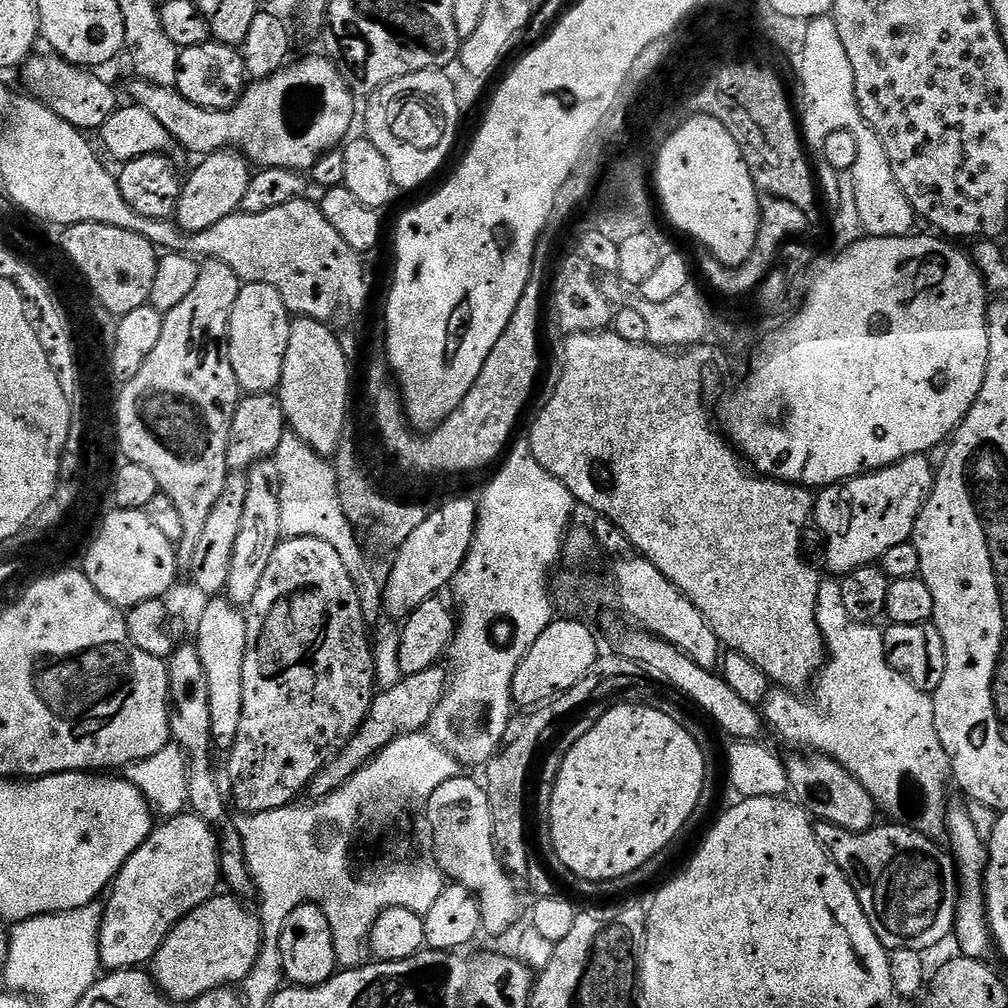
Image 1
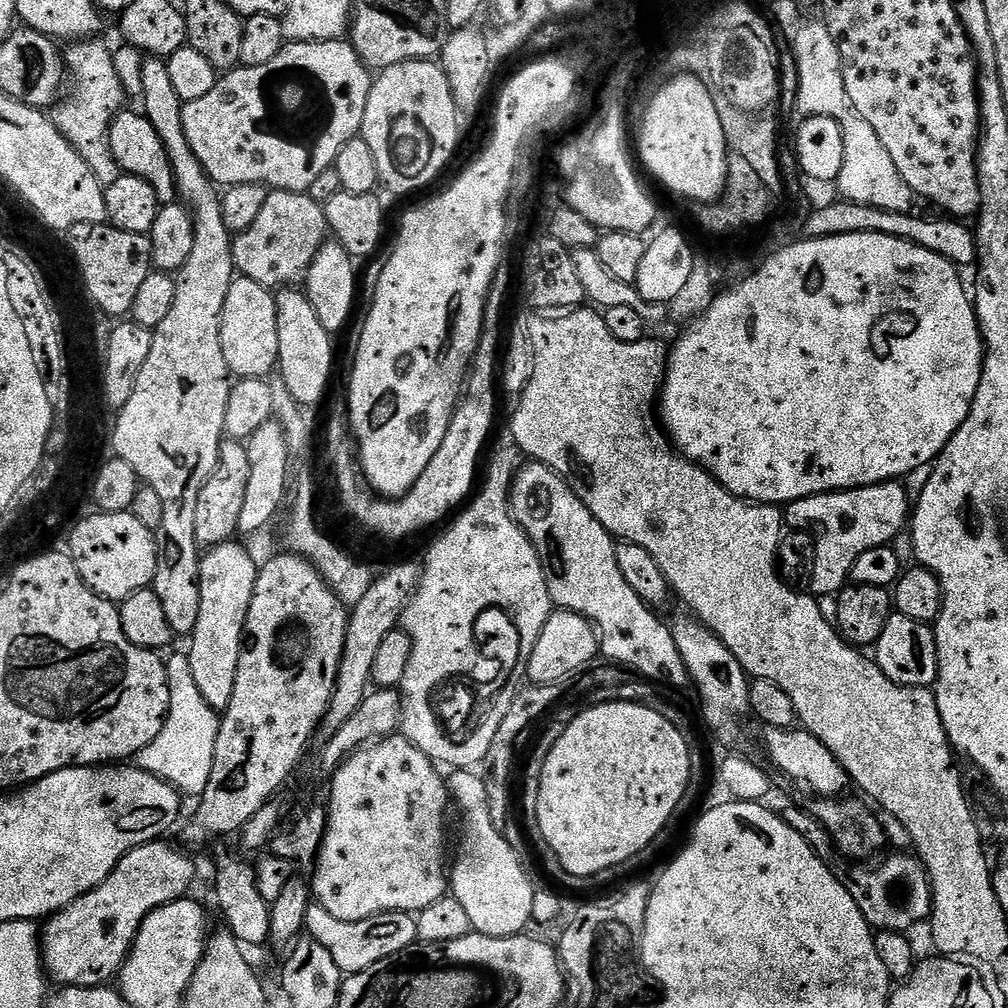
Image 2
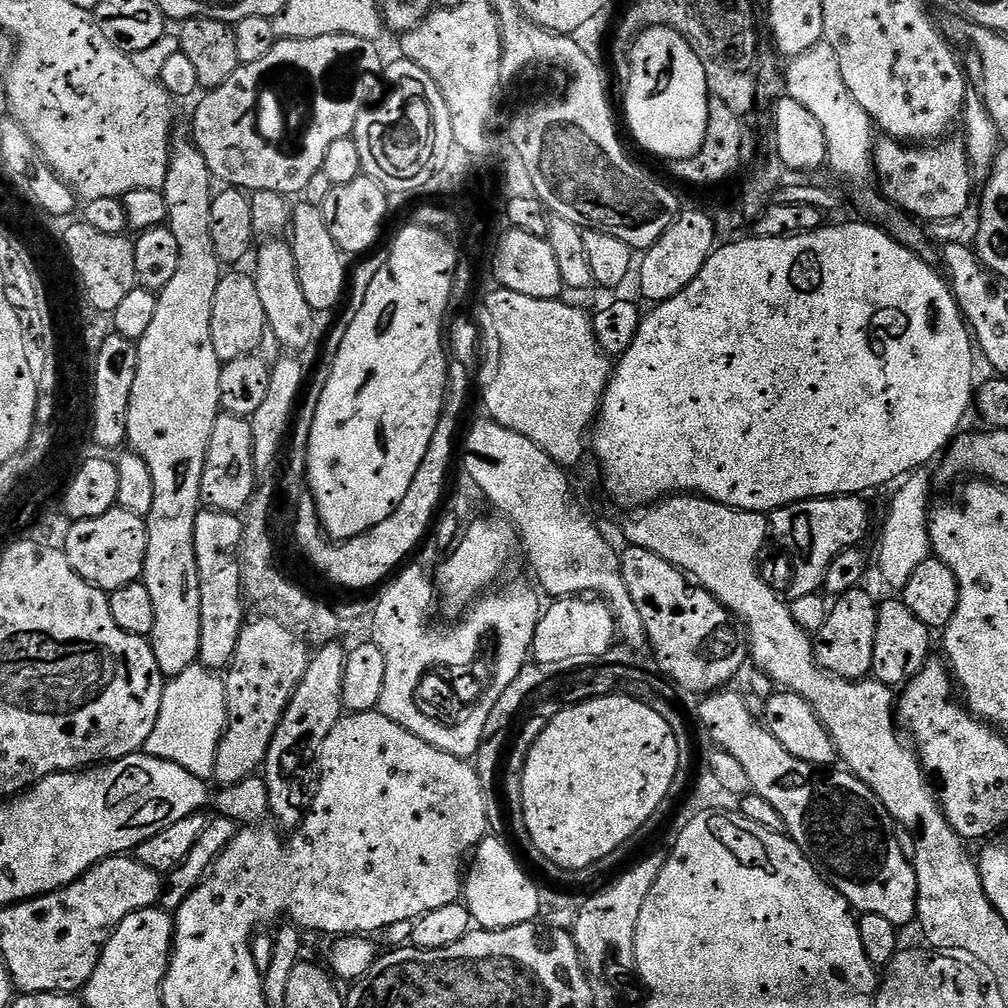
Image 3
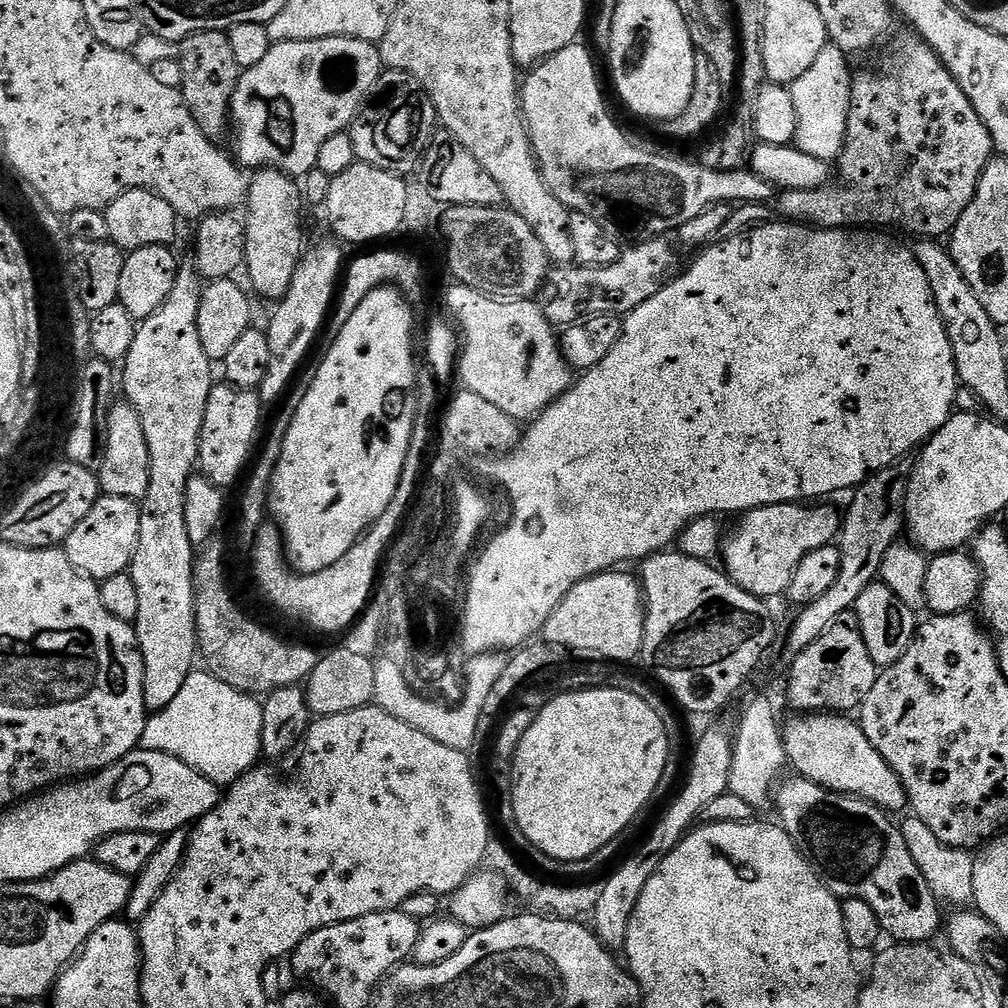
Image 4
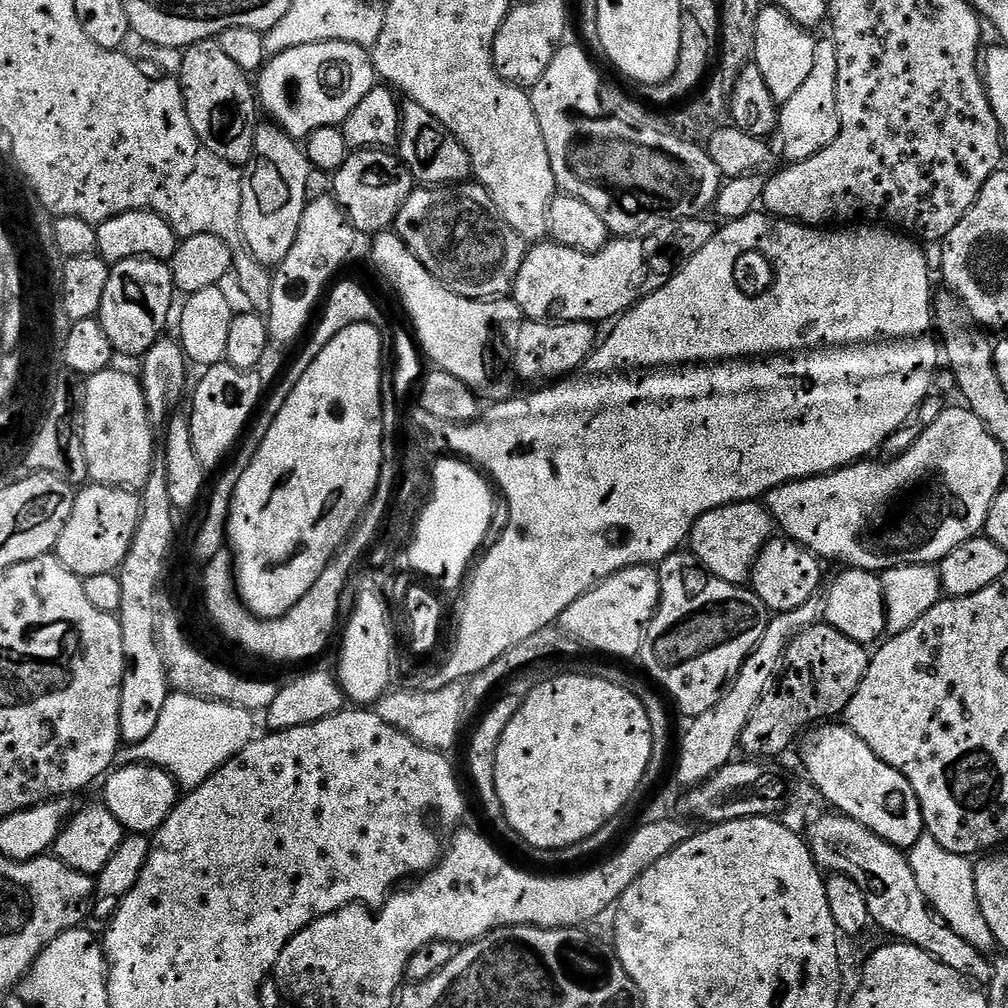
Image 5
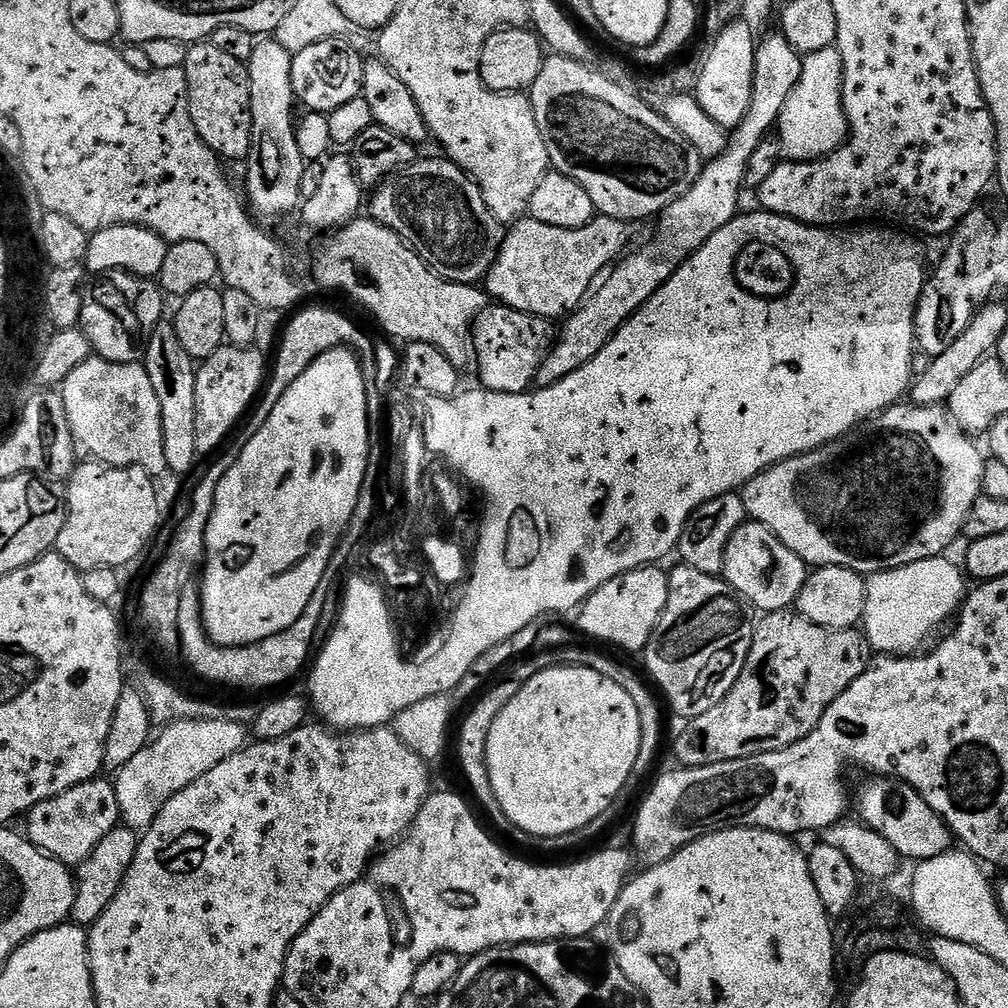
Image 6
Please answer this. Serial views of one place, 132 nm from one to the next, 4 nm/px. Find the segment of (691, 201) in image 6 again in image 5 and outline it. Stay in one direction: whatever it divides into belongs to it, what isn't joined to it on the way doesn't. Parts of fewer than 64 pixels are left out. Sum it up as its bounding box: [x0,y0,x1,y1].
[754,6,817,105]

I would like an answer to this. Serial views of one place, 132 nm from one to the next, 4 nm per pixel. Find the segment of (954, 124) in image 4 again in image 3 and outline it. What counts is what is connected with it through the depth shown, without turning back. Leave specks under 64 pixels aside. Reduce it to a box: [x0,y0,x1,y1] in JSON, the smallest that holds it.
[872,138,974,222]

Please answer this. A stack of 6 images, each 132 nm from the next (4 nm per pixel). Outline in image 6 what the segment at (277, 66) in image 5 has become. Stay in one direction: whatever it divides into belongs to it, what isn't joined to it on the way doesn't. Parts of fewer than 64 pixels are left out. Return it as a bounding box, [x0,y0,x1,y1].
[292,40,364,112]

